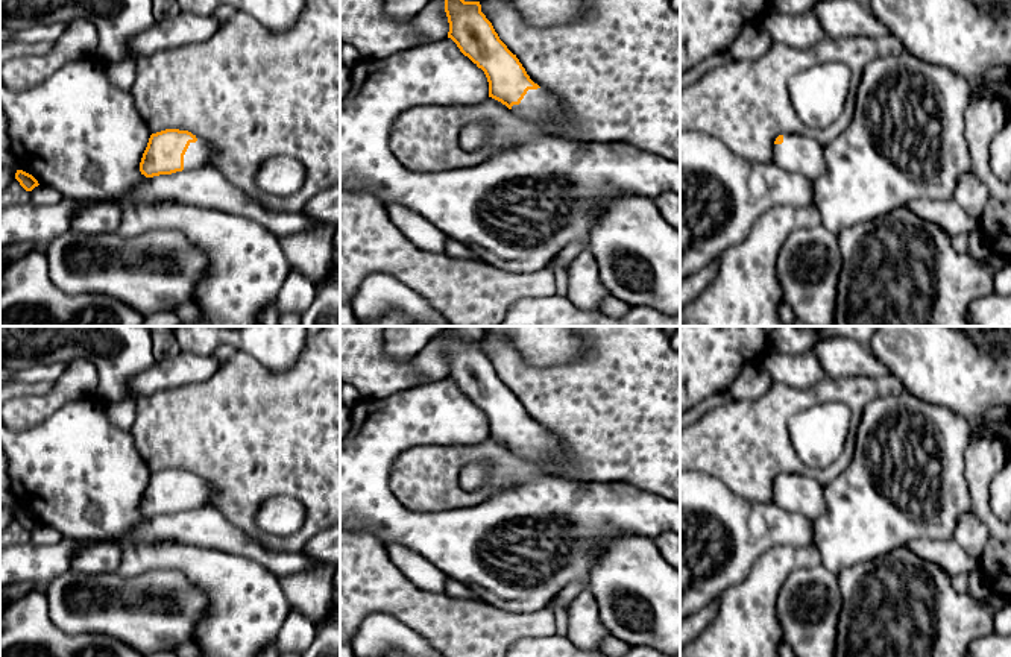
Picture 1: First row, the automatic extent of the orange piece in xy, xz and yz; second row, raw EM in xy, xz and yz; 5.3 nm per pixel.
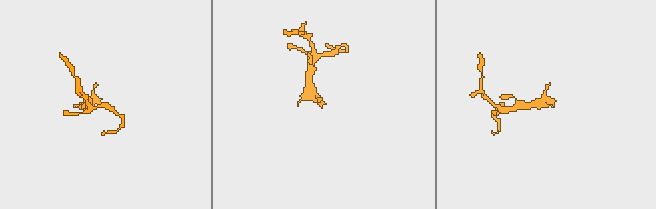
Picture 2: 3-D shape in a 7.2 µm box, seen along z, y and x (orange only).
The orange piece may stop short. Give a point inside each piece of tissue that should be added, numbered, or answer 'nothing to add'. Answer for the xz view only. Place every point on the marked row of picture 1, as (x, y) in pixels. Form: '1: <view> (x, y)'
1: xz (539, 105)

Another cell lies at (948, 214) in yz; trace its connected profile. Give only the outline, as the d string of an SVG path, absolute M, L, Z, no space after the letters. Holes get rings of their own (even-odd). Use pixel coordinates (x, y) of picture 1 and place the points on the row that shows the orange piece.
M920 199L908 206L915 215L940 226L949 237L970 234L978 223L953 200Z

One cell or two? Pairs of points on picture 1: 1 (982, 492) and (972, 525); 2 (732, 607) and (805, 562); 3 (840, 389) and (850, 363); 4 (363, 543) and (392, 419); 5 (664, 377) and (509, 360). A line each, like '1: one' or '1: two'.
1: two
2: one
3: two
4: two
5: one

